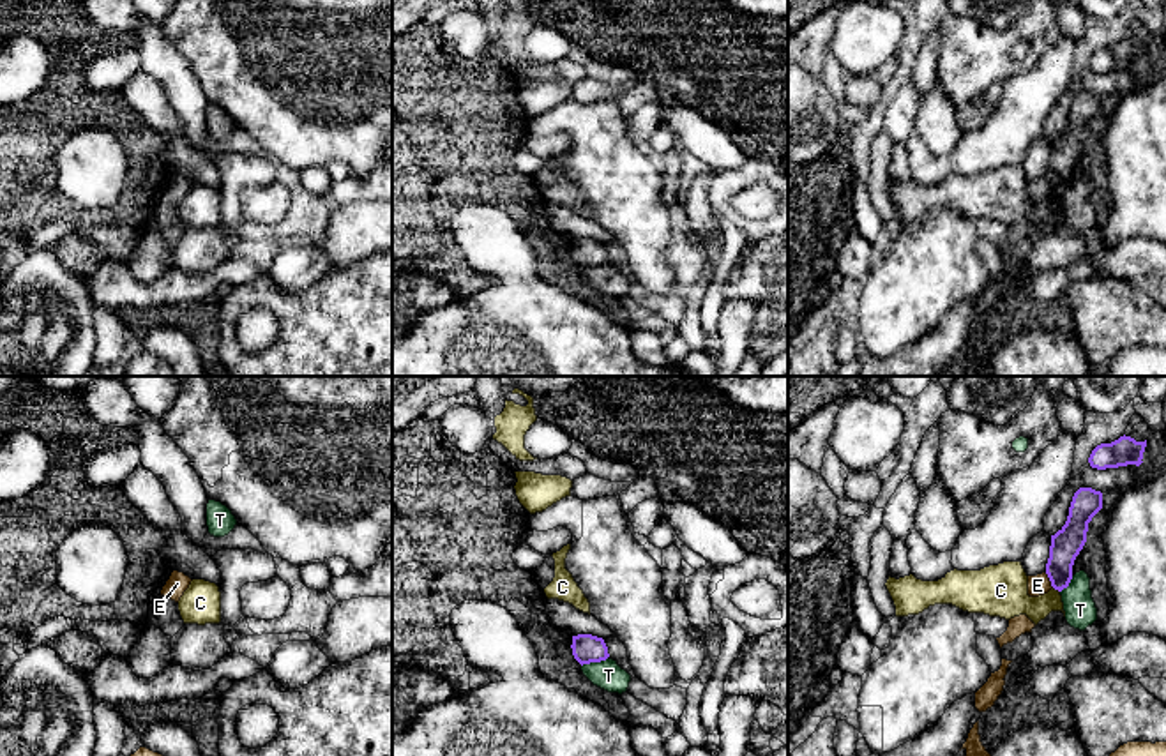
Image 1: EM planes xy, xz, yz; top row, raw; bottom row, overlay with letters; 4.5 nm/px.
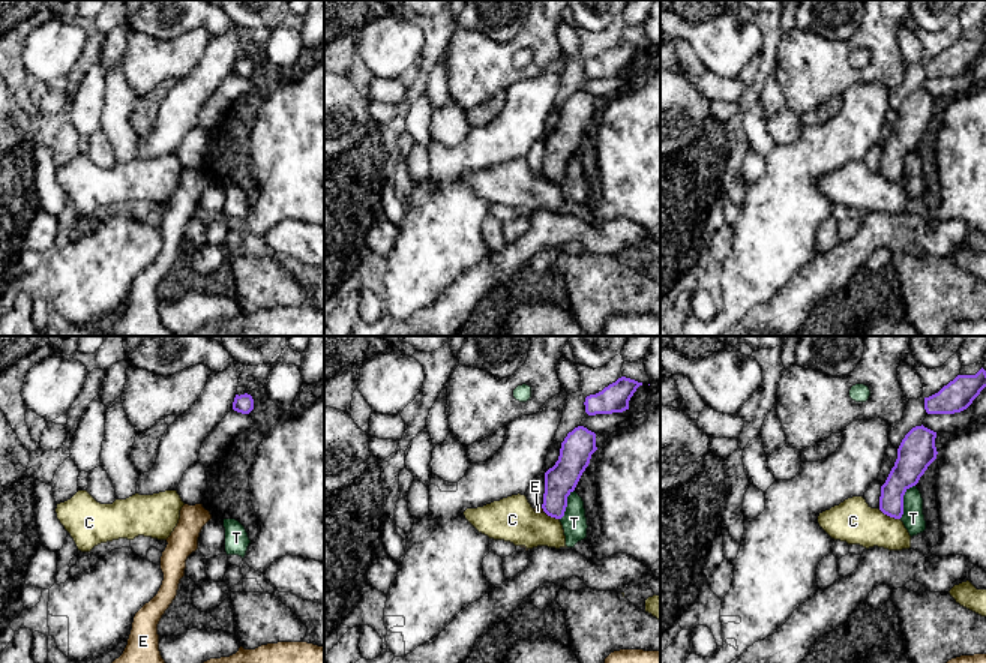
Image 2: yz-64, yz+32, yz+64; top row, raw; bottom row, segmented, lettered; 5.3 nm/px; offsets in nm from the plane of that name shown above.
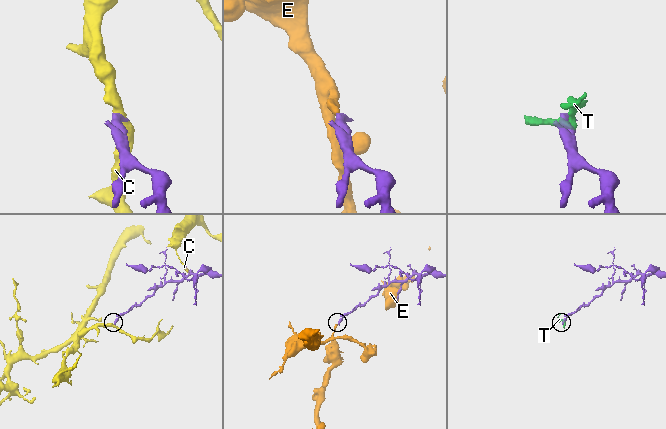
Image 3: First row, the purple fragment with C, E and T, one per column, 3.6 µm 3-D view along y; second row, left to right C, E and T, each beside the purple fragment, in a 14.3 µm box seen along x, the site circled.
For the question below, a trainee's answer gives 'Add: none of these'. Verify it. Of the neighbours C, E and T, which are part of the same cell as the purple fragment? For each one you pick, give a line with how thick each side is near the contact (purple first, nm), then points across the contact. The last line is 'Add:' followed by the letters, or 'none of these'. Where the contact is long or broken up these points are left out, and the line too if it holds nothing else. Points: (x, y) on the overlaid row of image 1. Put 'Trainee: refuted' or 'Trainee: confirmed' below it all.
Add: none of these
Trainee: confirmed

